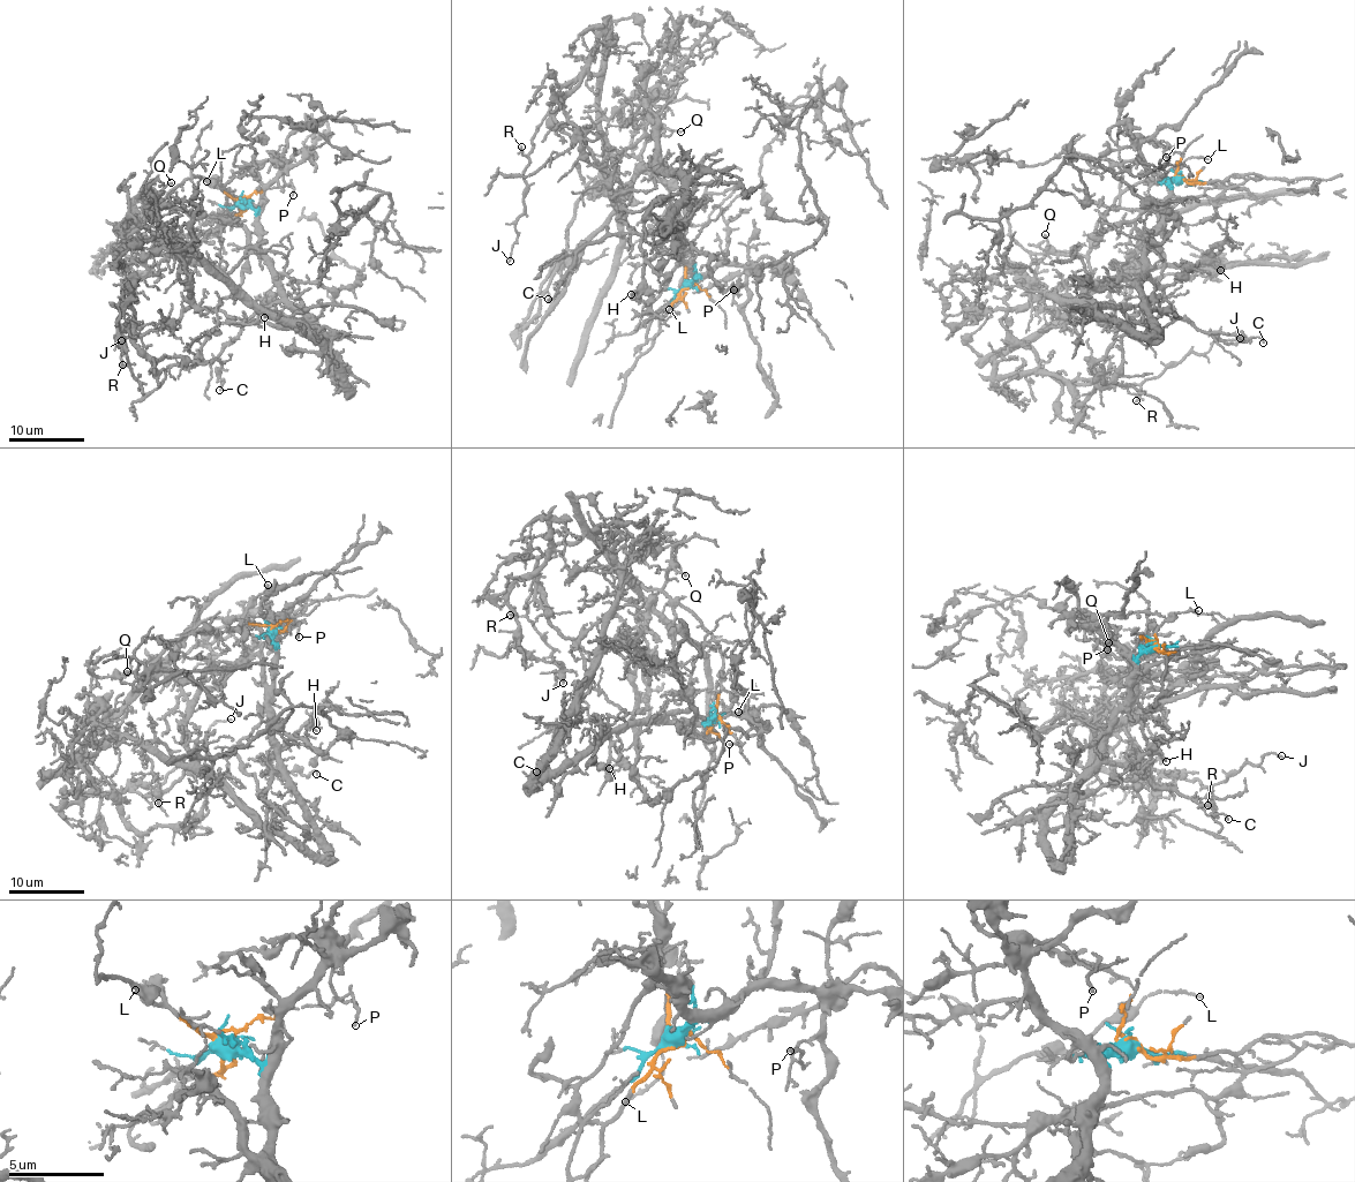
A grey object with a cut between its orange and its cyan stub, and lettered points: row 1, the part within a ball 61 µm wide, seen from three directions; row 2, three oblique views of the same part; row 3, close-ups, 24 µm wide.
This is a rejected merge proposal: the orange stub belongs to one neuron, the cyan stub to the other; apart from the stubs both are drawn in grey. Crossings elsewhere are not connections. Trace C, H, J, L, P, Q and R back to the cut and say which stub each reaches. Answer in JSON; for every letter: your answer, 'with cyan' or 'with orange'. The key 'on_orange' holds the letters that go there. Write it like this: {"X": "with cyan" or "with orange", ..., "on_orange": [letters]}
{"C": "with cyan", "H": "with cyan", "J": "with orange", "L": "with orange", "P": "with cyan", "Q": "with orange", "R": "with orange", "on_orange": ["J", "L", "Q", "R"]}

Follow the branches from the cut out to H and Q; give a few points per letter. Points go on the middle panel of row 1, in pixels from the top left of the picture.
H: (689, 286), (695, 276), (677, 258), (682, 245), (671, 230), (644, 239), (642, 280), (640, 288), (630, 293)
Q: (689, 287), (679, 211), (665, 183), (640, 157), (642, 147), (657, 129), (667, 127), (680, 133)

